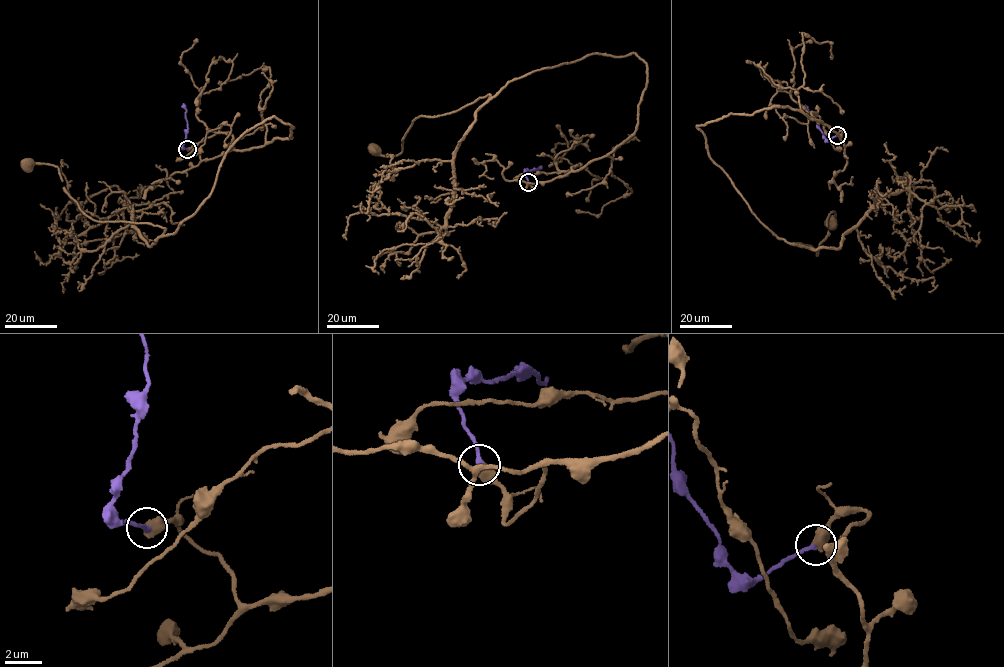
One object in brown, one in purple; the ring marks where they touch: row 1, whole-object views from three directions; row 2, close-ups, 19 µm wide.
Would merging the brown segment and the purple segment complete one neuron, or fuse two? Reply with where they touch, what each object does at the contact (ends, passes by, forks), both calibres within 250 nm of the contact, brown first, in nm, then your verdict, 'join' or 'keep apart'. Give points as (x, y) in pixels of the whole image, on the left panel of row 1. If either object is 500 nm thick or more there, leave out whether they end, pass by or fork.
at (187, 149); 700 nm thick on the brown side, 280 nm on the other; join

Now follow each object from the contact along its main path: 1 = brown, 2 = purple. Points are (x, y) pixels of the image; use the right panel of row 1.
1: (837, 135), (844, 130), (840, 139), (780, 106), (696, 127), (773, 234), (817, 255), (831, 222)
2: (837, 135), (827, 140), (805, 105)

